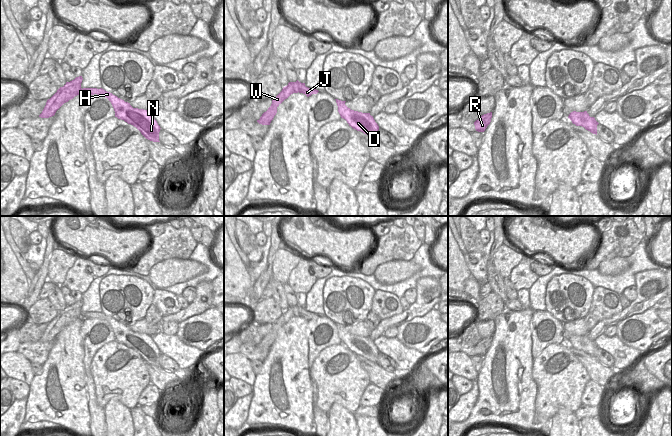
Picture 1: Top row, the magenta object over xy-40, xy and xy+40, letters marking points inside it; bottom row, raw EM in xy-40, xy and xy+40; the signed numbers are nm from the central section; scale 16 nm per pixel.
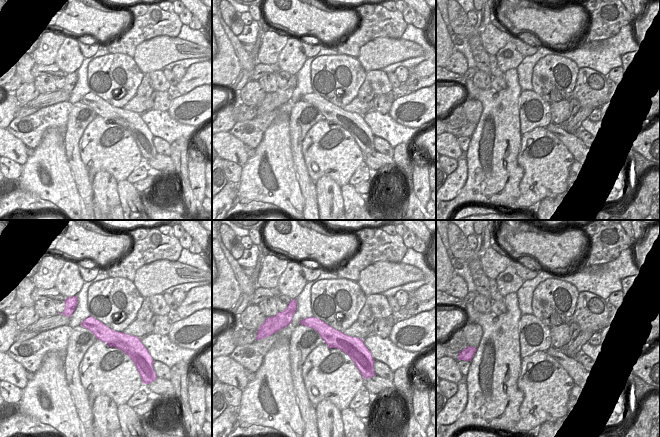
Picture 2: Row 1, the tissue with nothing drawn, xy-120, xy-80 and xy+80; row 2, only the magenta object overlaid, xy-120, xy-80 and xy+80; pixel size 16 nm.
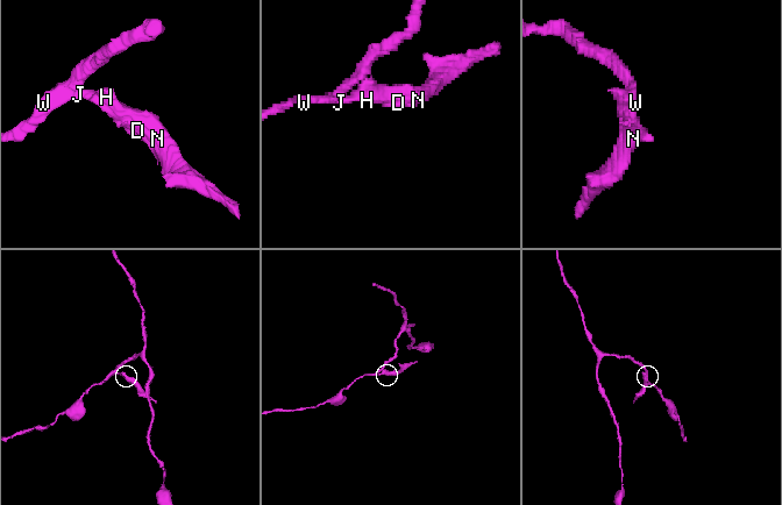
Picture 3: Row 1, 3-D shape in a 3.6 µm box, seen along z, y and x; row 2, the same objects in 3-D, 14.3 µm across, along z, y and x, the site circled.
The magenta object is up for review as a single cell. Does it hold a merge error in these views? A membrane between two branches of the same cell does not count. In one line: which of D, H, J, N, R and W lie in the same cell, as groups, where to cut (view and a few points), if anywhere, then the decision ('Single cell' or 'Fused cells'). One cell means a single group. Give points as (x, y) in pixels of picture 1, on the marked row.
Groups: D H J N / R W. Split along xy (298, 82), (299, 91). Fused cells.

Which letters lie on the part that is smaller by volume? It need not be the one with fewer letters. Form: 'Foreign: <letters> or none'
Foreign: D, H, J, N.

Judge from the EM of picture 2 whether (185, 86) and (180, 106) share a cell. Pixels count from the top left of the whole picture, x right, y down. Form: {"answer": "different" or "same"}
{"answer": "different"}

